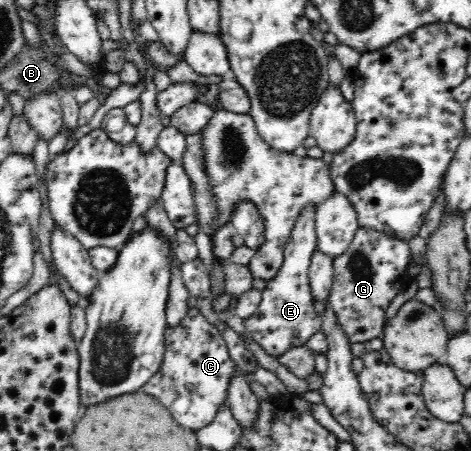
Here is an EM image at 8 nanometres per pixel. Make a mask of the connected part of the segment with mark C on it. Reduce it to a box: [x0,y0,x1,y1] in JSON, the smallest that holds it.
[141,308,255,432]

